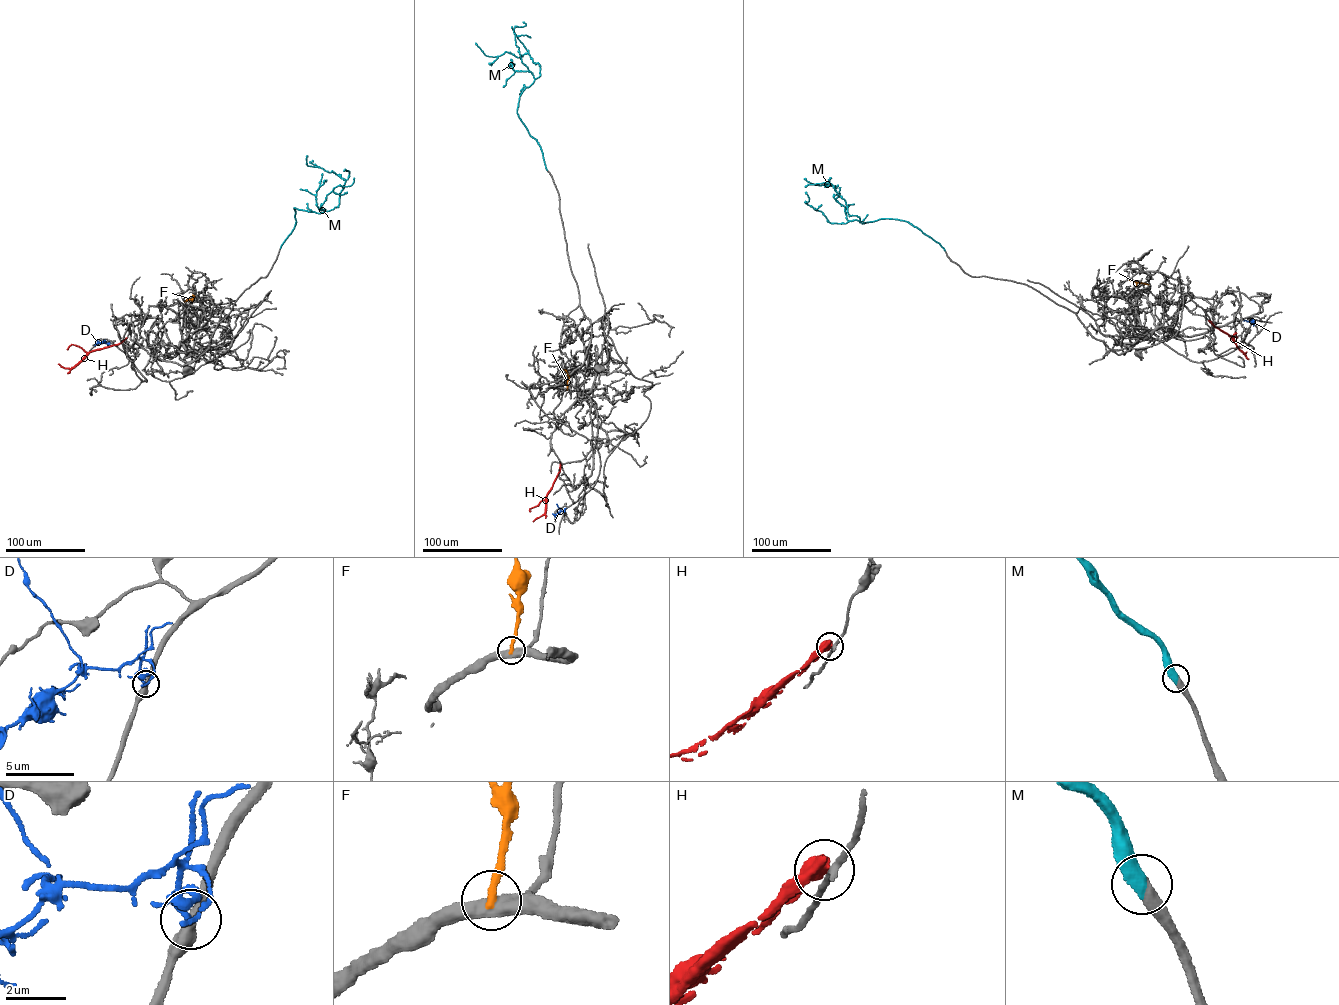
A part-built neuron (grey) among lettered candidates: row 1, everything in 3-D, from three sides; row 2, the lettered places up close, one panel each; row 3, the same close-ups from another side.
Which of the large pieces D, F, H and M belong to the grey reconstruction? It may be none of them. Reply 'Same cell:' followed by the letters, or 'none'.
Same cell: M

